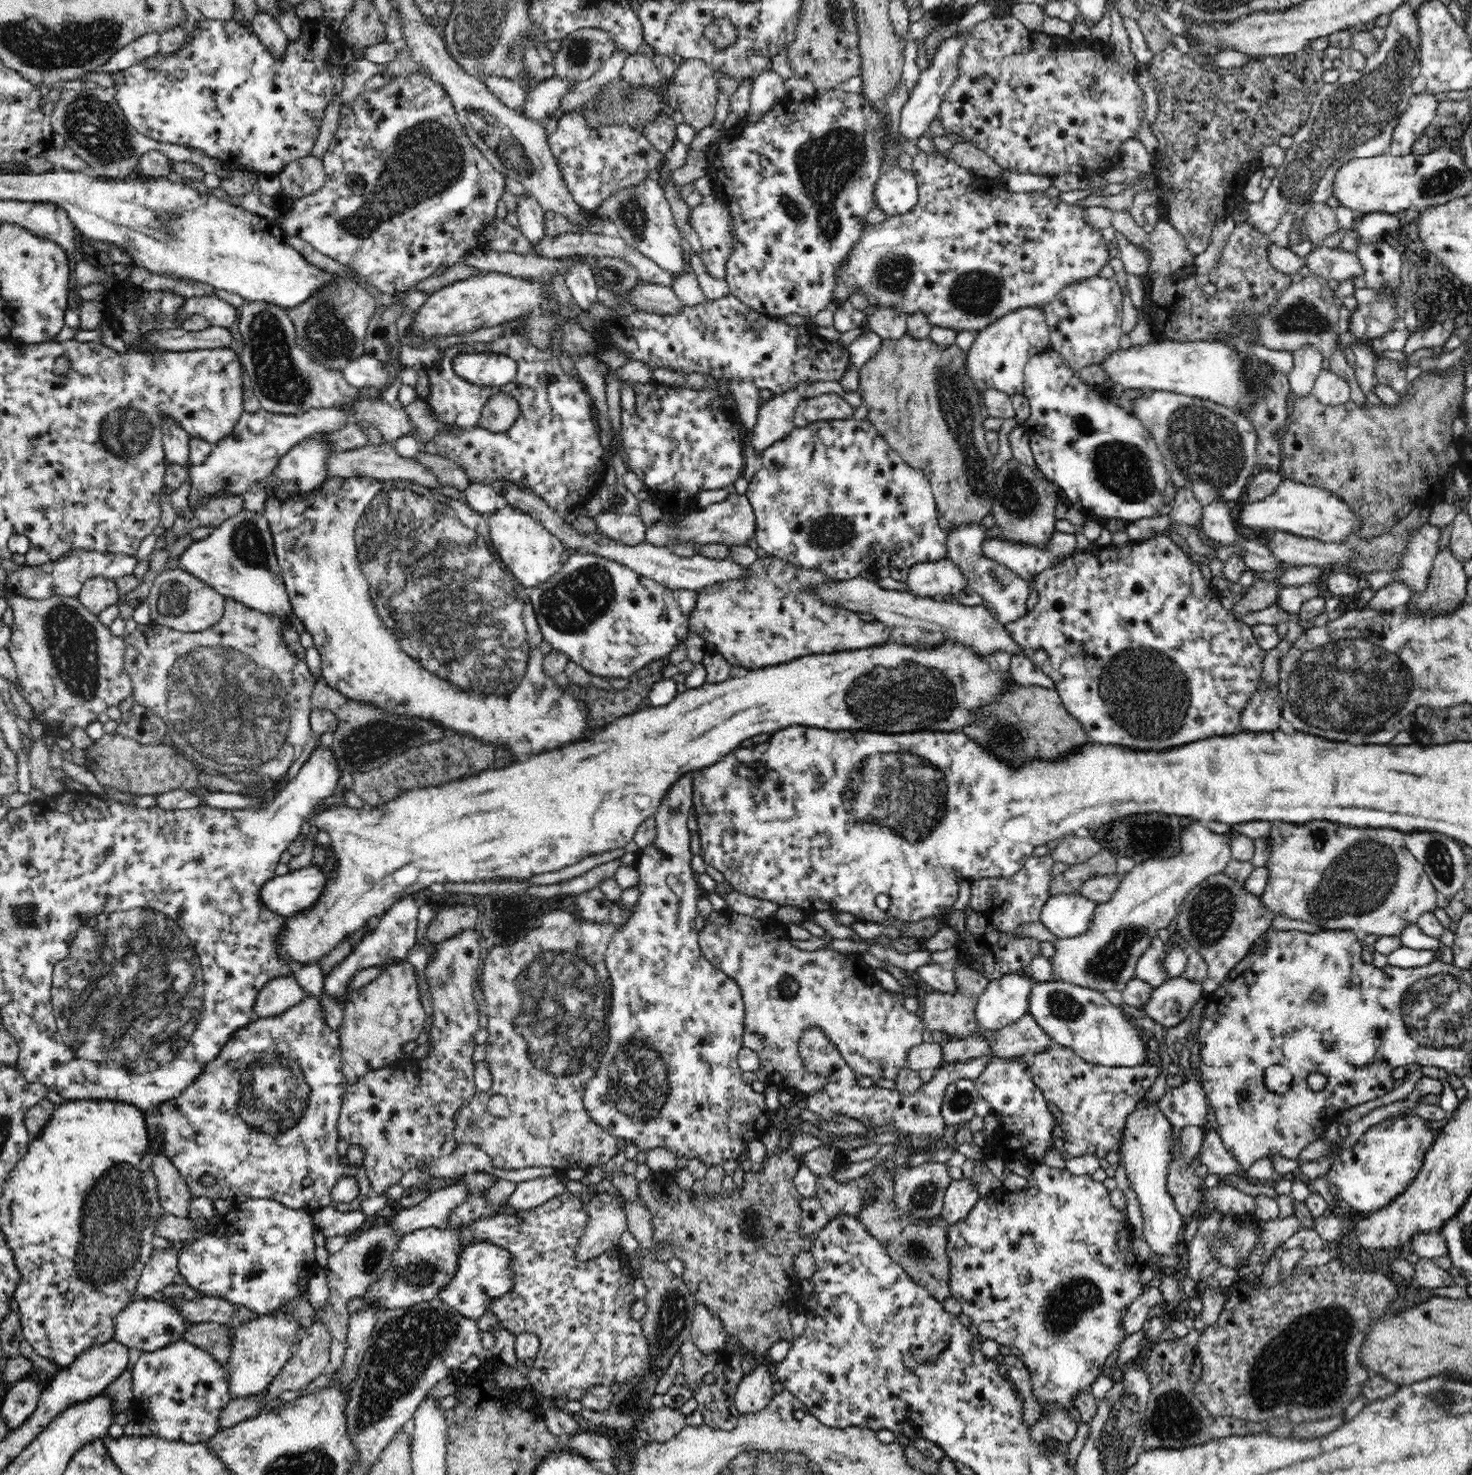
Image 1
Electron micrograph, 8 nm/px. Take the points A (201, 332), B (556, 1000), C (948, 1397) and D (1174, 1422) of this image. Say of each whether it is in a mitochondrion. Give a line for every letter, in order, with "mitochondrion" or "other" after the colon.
A: other
B: mitochondrion
C: other
D: mitochondrion

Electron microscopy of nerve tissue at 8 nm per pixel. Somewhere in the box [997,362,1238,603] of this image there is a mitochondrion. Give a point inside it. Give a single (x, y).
(1120, 468)

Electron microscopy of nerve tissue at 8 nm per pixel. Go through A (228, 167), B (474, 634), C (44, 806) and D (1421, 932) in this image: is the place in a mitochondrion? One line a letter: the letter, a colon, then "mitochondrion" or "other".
A: other
B: mitochondrion
C: other
D: other

